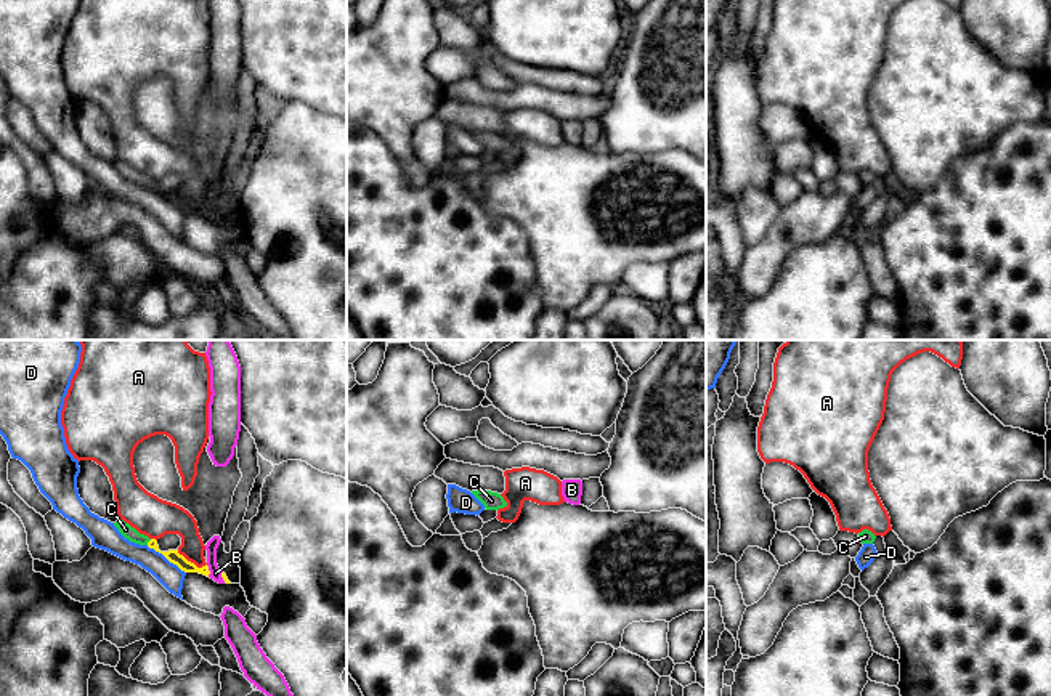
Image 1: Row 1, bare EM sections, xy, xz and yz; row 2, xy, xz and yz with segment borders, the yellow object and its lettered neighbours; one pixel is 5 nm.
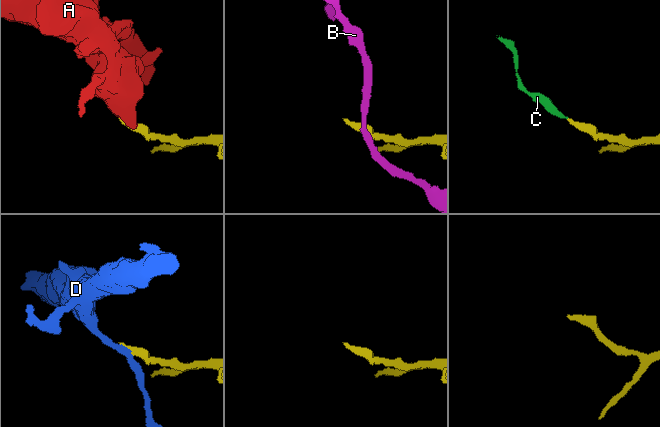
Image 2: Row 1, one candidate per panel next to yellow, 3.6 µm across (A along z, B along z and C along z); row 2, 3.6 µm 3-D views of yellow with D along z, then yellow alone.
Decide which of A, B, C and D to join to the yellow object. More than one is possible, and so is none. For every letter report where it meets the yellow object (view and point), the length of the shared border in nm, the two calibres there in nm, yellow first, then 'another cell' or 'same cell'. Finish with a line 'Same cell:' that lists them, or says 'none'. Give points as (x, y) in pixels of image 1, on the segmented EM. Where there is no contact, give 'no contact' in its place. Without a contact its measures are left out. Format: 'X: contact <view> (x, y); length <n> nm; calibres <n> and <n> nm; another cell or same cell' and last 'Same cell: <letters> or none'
A: contact xy (190, 562); length 170 nm; calibres 70 and 160 nm; another cell
B: contact xy (209, 571); length 70 nm; calibres 70 and 60 nm; another cell
C: contact xy (148, 542); length 40 nm; calibres 70 and 70 nm; same cell
D: contact xy (166, 557); length 240 nm; calibres 70 and 120 nm; another cell
Same cell: C

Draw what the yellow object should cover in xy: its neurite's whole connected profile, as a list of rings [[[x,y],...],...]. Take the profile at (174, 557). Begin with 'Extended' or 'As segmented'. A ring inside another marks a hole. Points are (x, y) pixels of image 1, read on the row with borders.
Extended. [[[117,520],[114,526],[130,542],[154,548],[156,552],[162,553],[170,563],[177,564],[181,571],[199,573],[209,577],[210,571],[207,564],[202,568],[197,568],[194,563],[188,561],[183,555],[180,555],[178,550],[160,552],[156,539],[149,539],[148,536],[140,534],[135,528],[132,528],[124,520]]]

